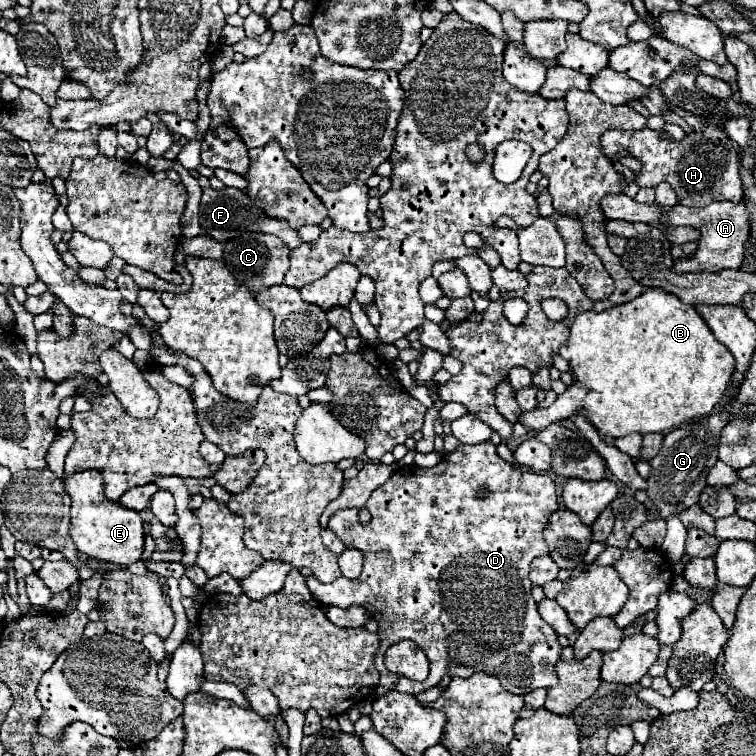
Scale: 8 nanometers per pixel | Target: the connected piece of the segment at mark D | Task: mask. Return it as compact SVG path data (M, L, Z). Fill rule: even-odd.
M492 442L460 444L460 448L450 454L434 468L420 468L416 464L398 468L370 494L366 508L372 520L368 524L358 522L358 508L334 512L328 520L328 528L336 532L344 546L358 548L364 554L362 574L356 580L338 578L330 584L308 578L306 586L320 604L338 608L360 604L378 622L380 652L374 664L380 670L380 694L388 690L418 694L434 688L444 676L470 678L474 672L486 672L498 678L508 692L518 696L526 696L536 688L552 688L558 684L554 666L560 660L562 646L558 644L558 634L548 628L538 614L538 606L530 594L532 582L528 570L536 556L548 554L542 530L550 514L558 510L556 486L548 474L520 470L504 462ZM482 488L488 490L488 498L484 500L476 498L476 492ZM400 640L414 640L426 652L430 676L424 682L408 680L386 668L384 654Z

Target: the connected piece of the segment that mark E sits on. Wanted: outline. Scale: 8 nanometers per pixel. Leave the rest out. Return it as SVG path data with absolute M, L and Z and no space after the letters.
M96 470L78 472L64 478L66 492L72 498L72 524L70 536L80 552L90 558L118 564L122 568L140 560L144 550L144 524L138 512L120 506L118 502L110 502L104 496L102 474Z

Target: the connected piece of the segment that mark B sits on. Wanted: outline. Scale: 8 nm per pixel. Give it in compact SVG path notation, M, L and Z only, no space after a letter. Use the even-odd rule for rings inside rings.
M650 288L632 302L614 306L600 314L588 310L576 316L570 328L570 338L560 348L560 356L568 362L578 362L578 370L574 366L570 368L574 384L568 386L552 406L522 412L522 424L528 430L538 432L548 424L576 416L584 408L586 420L602 436L622 438L632 432L638 432L642 436L648 432L666 432L690 418L708 416L726 392L734 370L732 354L714 338L696 308L682 304L674 294L668 294L664 290L660 292L660 288Z

